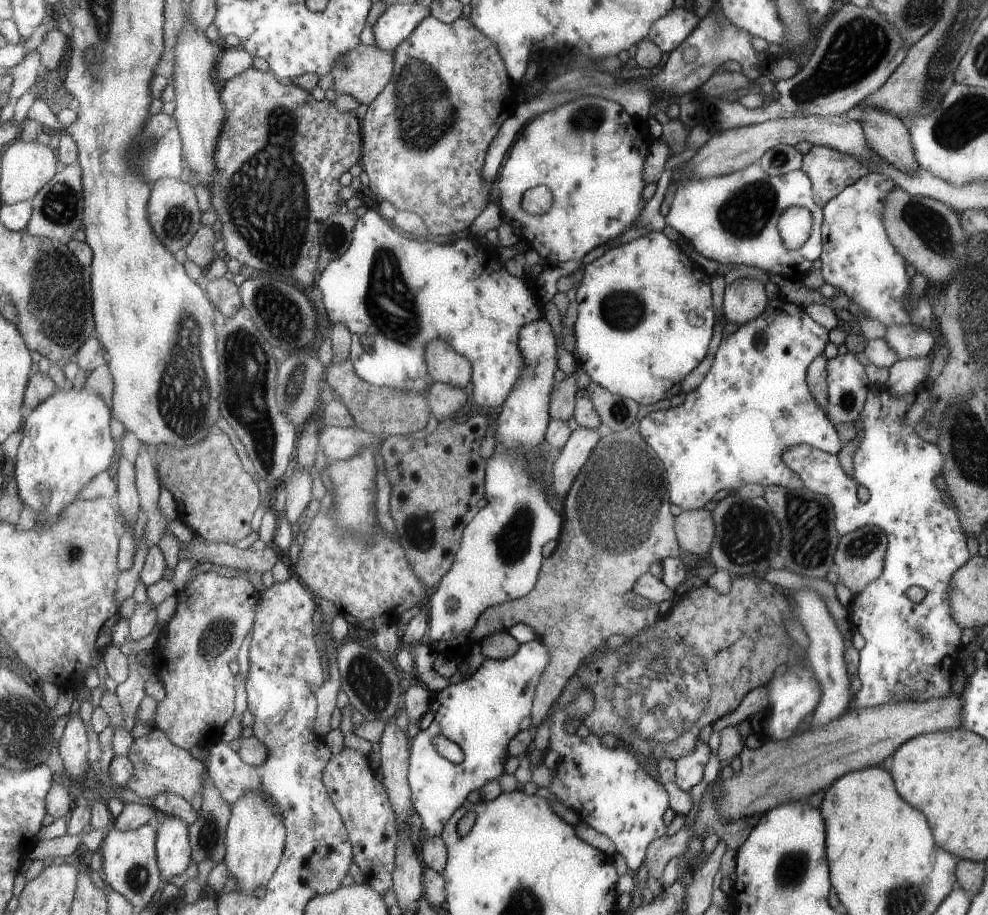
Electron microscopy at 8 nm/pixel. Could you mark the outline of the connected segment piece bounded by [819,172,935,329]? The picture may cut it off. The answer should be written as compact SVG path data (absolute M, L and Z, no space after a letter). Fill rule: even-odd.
M869 172L822 206L824 244L819 258L822 262L820 271L825 283L839 288L848 300L867 312L865 318L877 319L886 328L891 325L917 325L928 329L935 318L924 294L915 302L911 312L903 308L909 282L905 274L906 260L894 249L882 222L882 210L885 209L882 202L895 188L898 187L887 175Z

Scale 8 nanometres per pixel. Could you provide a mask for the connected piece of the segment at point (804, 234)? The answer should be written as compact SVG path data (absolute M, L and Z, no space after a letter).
M789 207L778 218L778 233L781 236L783 246L790 251L797 250L806 244L811 227L811 213L803 207Z

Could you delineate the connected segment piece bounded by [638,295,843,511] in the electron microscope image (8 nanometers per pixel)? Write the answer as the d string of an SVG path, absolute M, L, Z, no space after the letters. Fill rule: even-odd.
M779 295L772 300L767 300L765 310L761 314L737 326L730 335L715 344L711 366L696 388L693 391L686 392L684 402L680 406L650 412L639 421L638 429L642 438L655 451L655 454L658 454L658 457L663 461L663 466L666 466L667 480L670 483L671 504L679 506L683 511L704 508L703 506L711 500L713 494L718 490L727 488L731 493L747 483L758 484L762 487L777 485L789 490L797 490L803 487L804 484L802 483L802 478L783 462L782 454L787 449L793 445L807 445L832 455L836 455L839 452L843 444L838 437L837 431L834 429L834 424L827 418L826 411L818 405L806 382L806 370L815 357L823 354L823 346L825 344L827 344L827 330L817 322L813 322L799 306L795 306L792 303L787 304L783 300L783 296Z

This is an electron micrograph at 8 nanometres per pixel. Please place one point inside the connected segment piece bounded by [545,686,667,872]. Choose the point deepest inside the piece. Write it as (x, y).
(605, 786)

